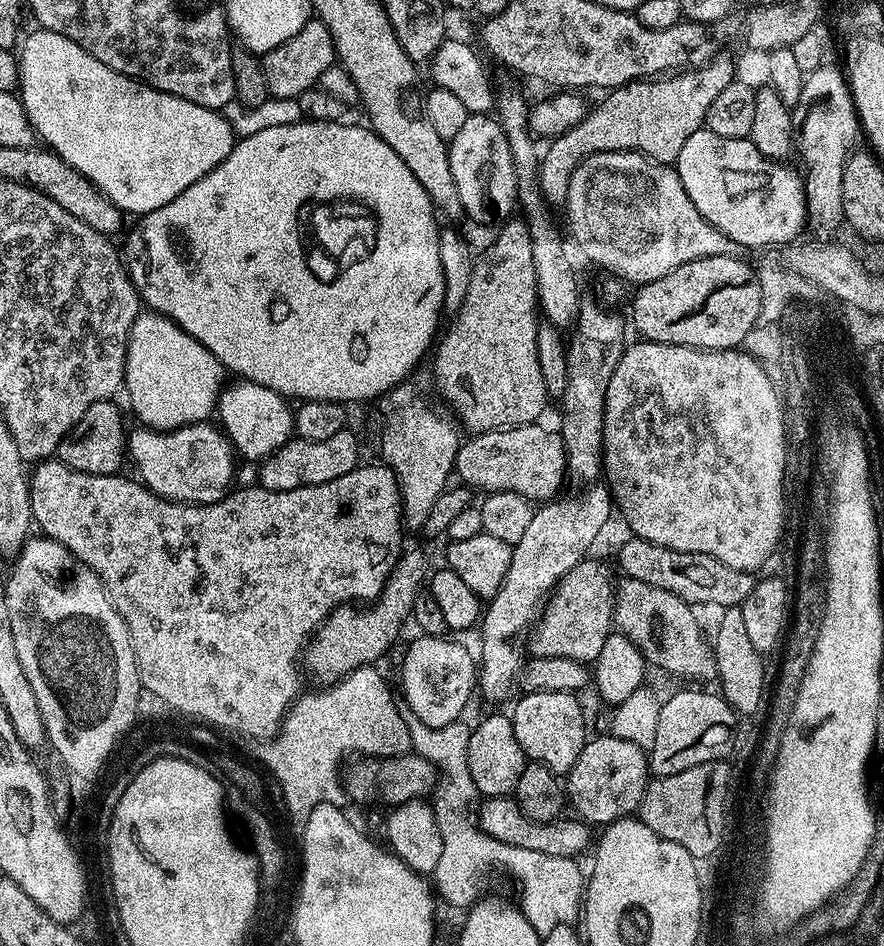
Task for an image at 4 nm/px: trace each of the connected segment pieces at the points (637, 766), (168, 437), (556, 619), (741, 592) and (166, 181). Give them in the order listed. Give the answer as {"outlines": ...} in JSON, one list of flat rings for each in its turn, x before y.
{"outlines":[[[611,734,587,741,578,762,566,774,566,796,576,807,575,815,589,825,607,826,631,817,639,809,650,779,650,760,634,742]],[[212,422,187,424,185,428,174,428,171,432,158,432,154,428,136,426,133,432,131,429,127,433,126,456,130,464,136,467,135,475,140,483,150,489,155,496,164,496,167,500,181,500,183,504,213,504,228,495,233,487,234,449,228,437]],[[585,558,575,564,556,585,531,633,533,657,553,656,594,662,598,654,602,654,602,645,614,631,614,579,606,565,592,559]],[[627,537,627,541,618,552,618,562,627,579,647,582,677,594,687,604,693,606,718,606,723,610,739,607,749,597,756,578,753,573,736,570,726,563,720,562,712,555,694,554,670,550,669,547,658,546,640,537]],[[39,26,33,27,33,29,29,36,27,33,23,37,22,47,18,52,20,66,18,95,20,101,24,104,28,120,32,123,32,128,36,131,37,137,41,141,45,140,43,143,51,151,64,159,74,170,84,175,101,194,108,198,111,203,114,203,116,207,120,208,123,213,129,214,129,212,133,212,133,217,139,218,148,212,153,212,162,206,166,206,166,202,174,202,174,198,178,198,178,194,182,194,182,190,194,186,194,182,198,182,198,178,210,174,210,170,214,170,214,166,221,164,226,158,226,154,230,154,230,150,235,146,238,137,233,132,231,123,217,109,198,106,186,98,178,98,169,92,159,92,148,84,142,84,130,76,122,75,121,72,110,70,110,66,98,62,98,58,94,58,94,54,82,50,82,46,78,46,78,42,66,38,66,34,58,34,54,30]]]}

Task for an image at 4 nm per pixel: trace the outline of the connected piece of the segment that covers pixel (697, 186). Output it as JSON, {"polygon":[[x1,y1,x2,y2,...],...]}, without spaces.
{"polygon":[[703,128,686,140,674,167,690,200,711,225,739,247,760,248,770,244,789,245,800,238,800,232,804,232,807,225,803,177,797,169,795,171,786,165,762,155,750,138,724,138]]}

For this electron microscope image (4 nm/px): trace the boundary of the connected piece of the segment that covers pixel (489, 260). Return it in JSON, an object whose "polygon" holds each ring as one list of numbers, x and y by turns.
{"polygon":[[509,219,499,229,501,232,497,234,496,241,473,263,465,300,454,312,448,333,439,339,434,350,439,399,472,434,537,423,550,401,550,394,542,382,542,366,538,366,538,301,532,239,527,223,523,219,516,219]]}

